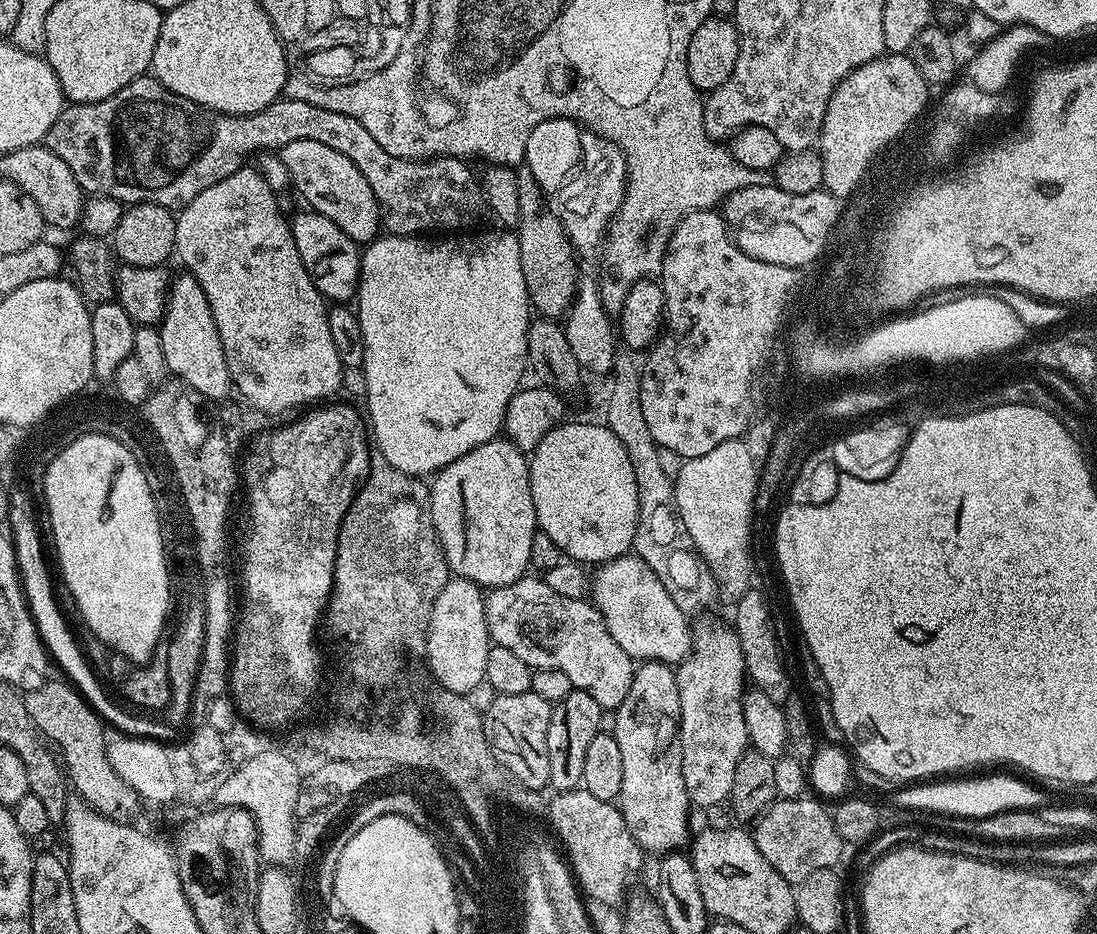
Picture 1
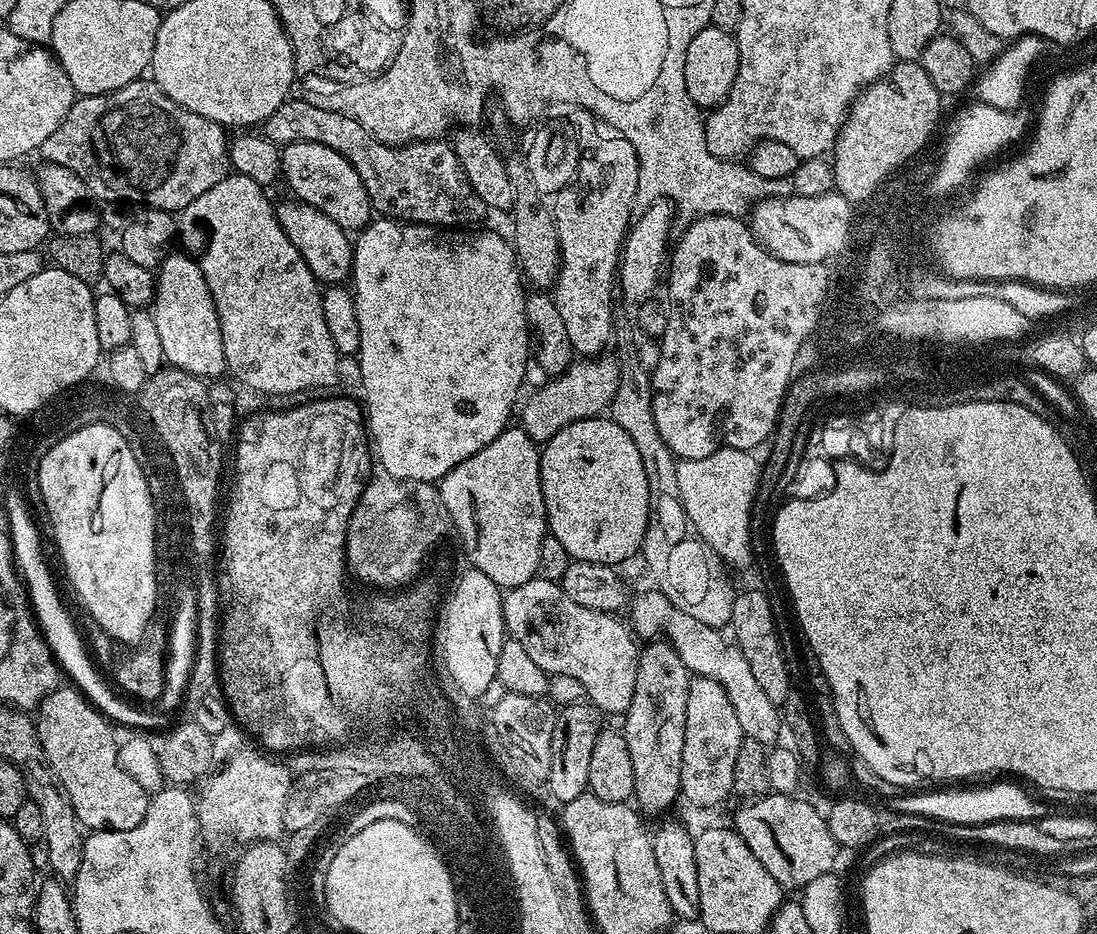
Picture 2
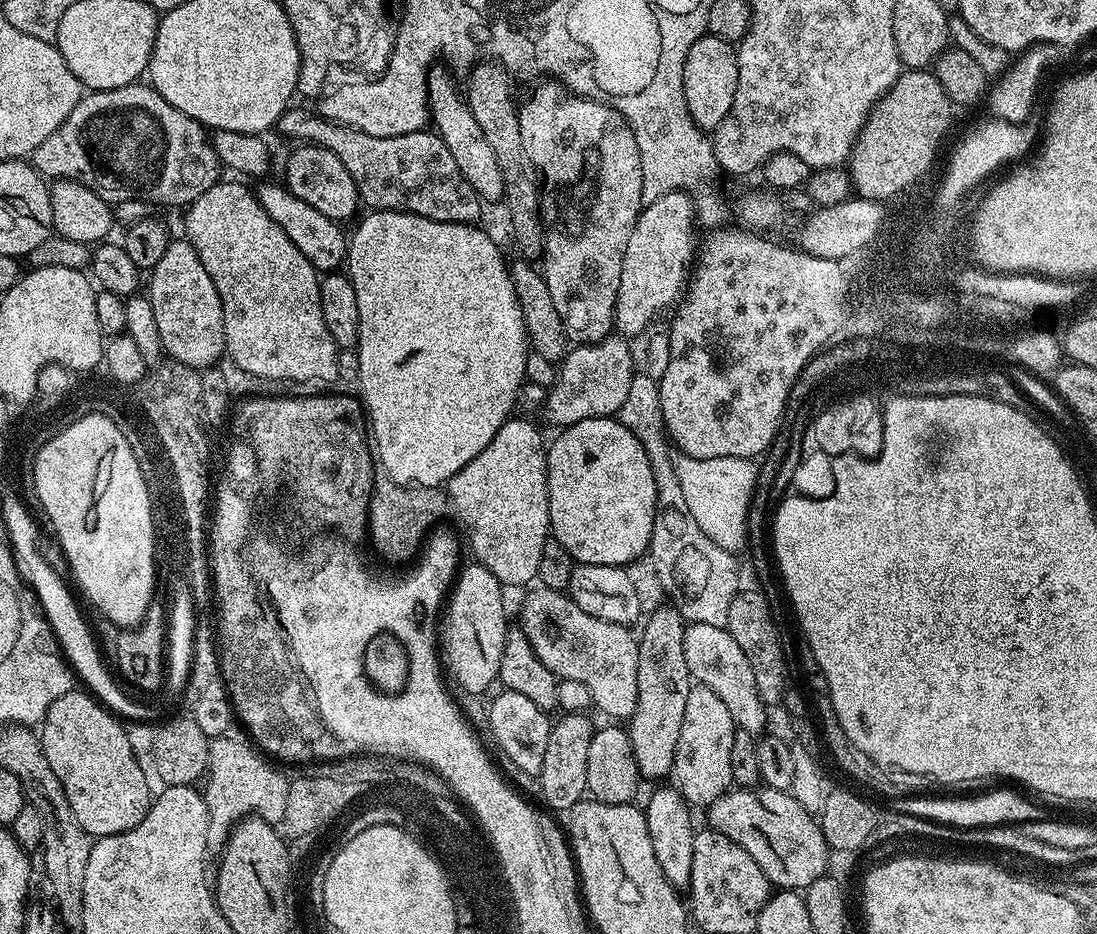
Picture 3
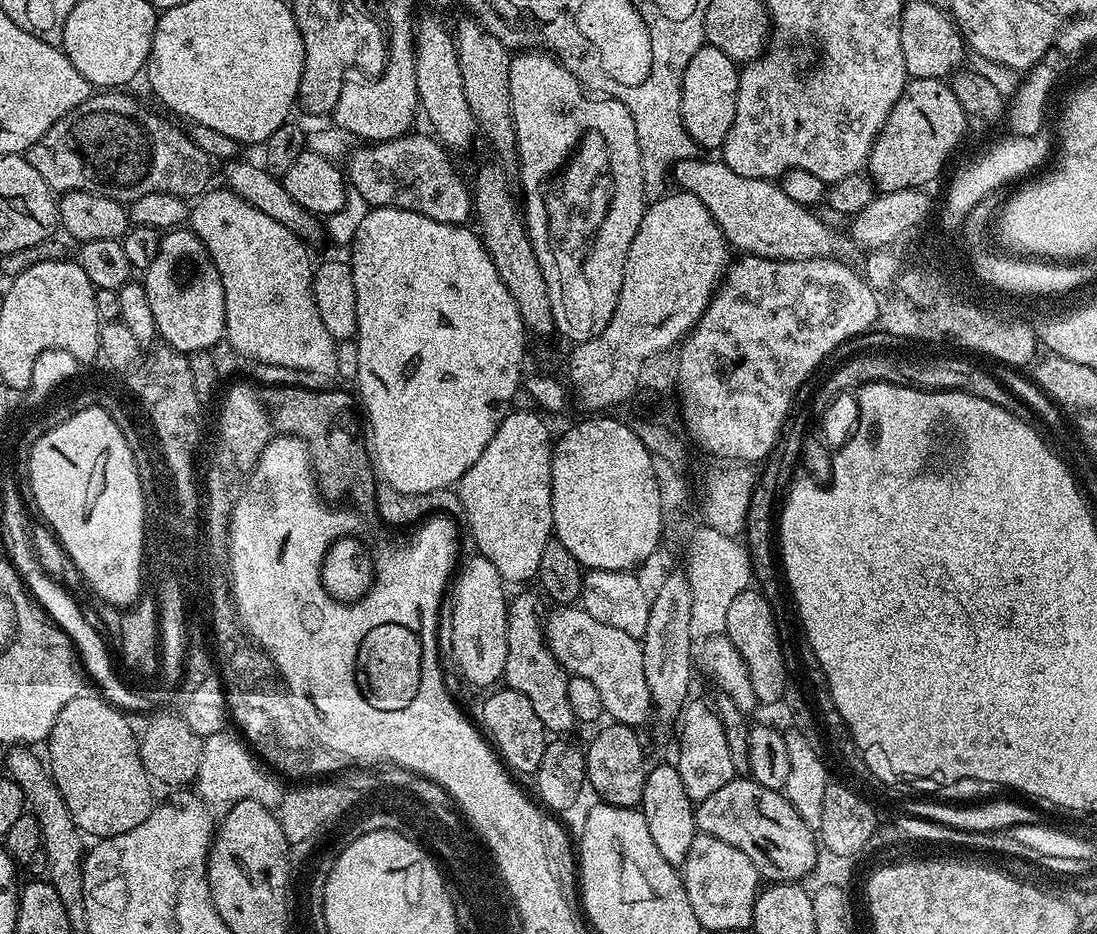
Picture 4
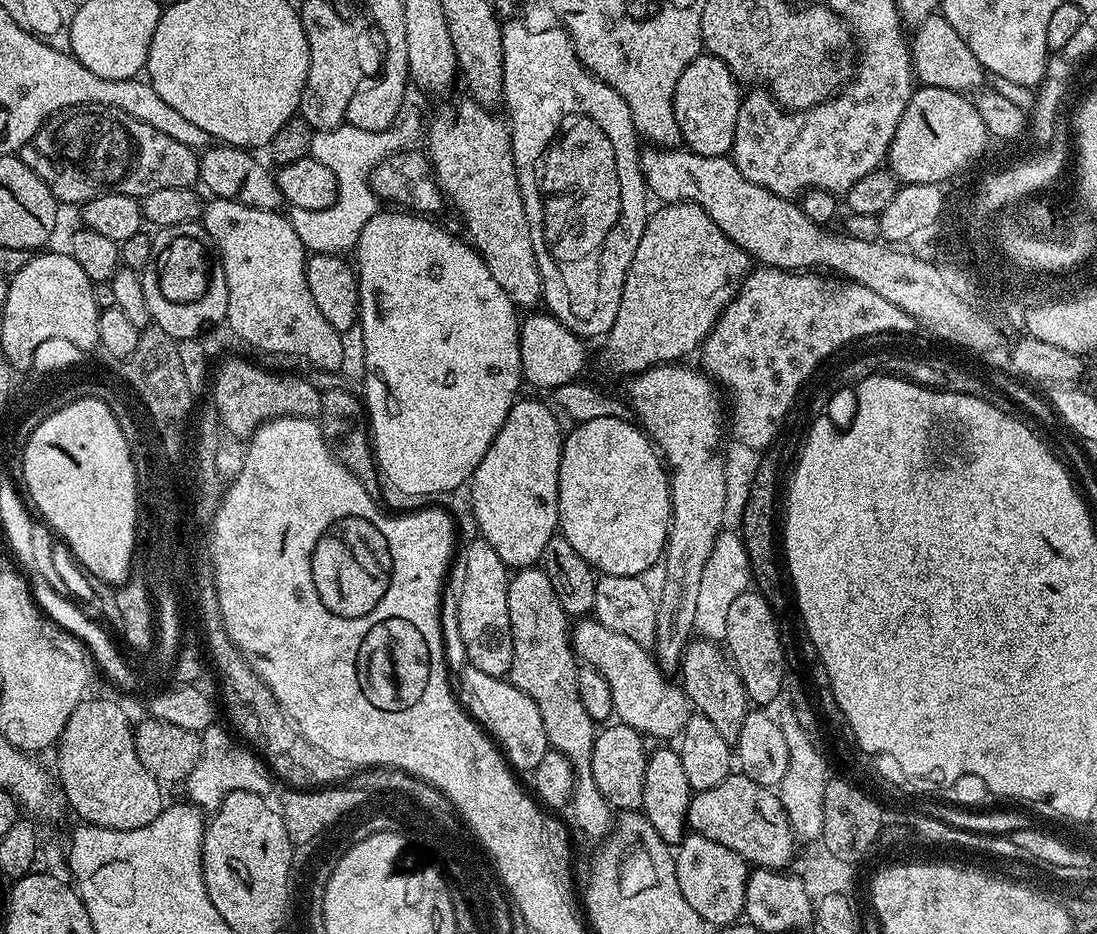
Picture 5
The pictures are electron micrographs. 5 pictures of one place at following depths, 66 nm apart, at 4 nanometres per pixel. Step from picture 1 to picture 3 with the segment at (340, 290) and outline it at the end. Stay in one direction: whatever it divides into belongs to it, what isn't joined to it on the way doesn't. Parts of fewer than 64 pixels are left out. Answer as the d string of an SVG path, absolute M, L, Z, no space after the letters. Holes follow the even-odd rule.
M283 183L264 184L261 188L257 187L255 193L260 199L262 210L266 210L266 214L270 214L270 218L274 218L282 230L286 230L286 238L290 238L290 242L294 242L294 246L306 254L317 273L335 273L345 263L349 237L340 229L343 227L337 221L326 218L326 214L314 210L314 206L302 202L302 198L294 195Z

